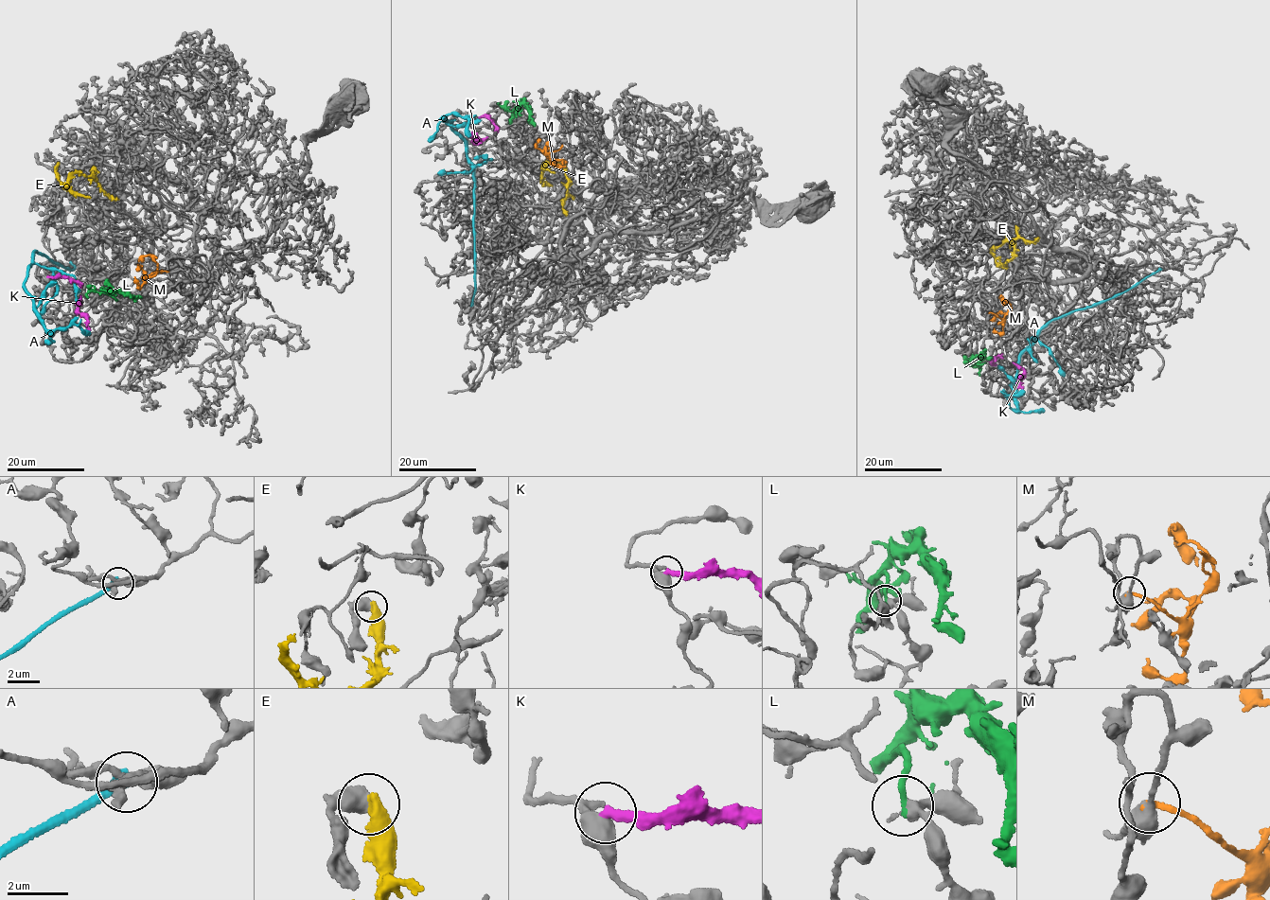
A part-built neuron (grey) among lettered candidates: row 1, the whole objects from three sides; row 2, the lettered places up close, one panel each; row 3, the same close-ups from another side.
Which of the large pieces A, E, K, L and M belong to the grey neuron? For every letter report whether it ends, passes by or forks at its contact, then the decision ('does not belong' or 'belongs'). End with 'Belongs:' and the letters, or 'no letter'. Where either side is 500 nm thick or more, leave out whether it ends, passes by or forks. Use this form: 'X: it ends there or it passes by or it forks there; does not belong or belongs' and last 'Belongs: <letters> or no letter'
A: it ends there; does not belong
E: does not belong
K: does not belong
L: it ends there; does not belong
M: it ends there; belongs
Belongs: M

